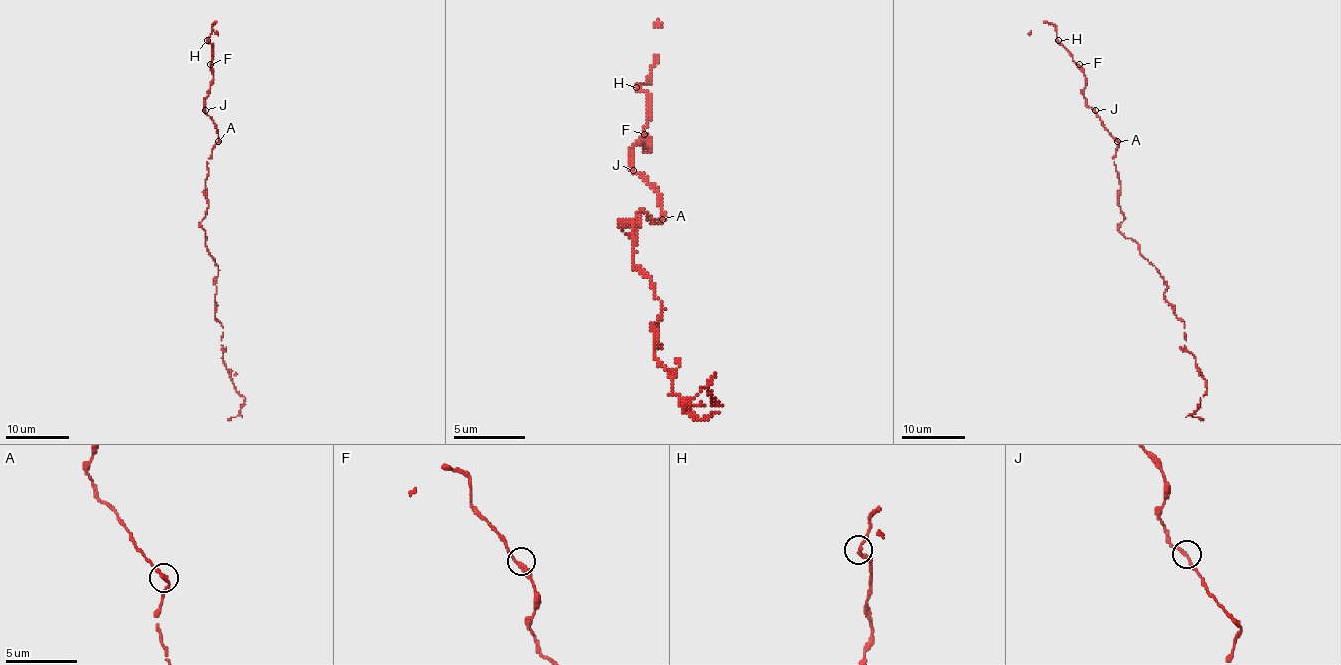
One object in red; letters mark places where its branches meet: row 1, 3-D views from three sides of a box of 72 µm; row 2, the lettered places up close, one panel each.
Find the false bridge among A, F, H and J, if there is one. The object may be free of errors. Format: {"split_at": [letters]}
{"split_at": []}

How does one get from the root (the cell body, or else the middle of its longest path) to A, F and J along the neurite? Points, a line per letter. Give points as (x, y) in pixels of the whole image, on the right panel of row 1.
A: (1122, 222), (1123, 213), (1119, 206), (1120, 181), (1112, 158), (1117, 141)
F: (1122, 222), (1120, 181), (1112, 158), (1119, 144), (1087, 104), (1085, 75), (1079, 64)
J: (1122, 222), (1123, 213), (1119, 206), (1120, 181), (1112, 158), (1119, 144), (1095, 110)

